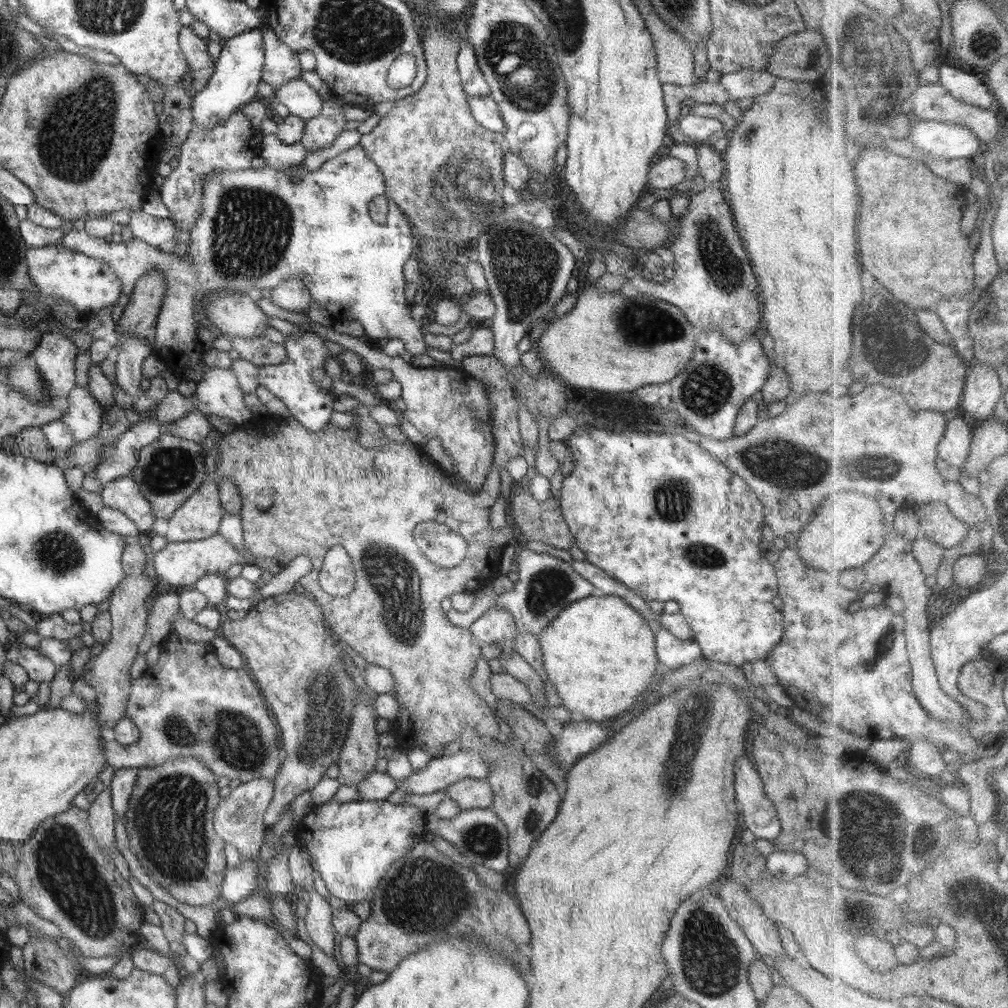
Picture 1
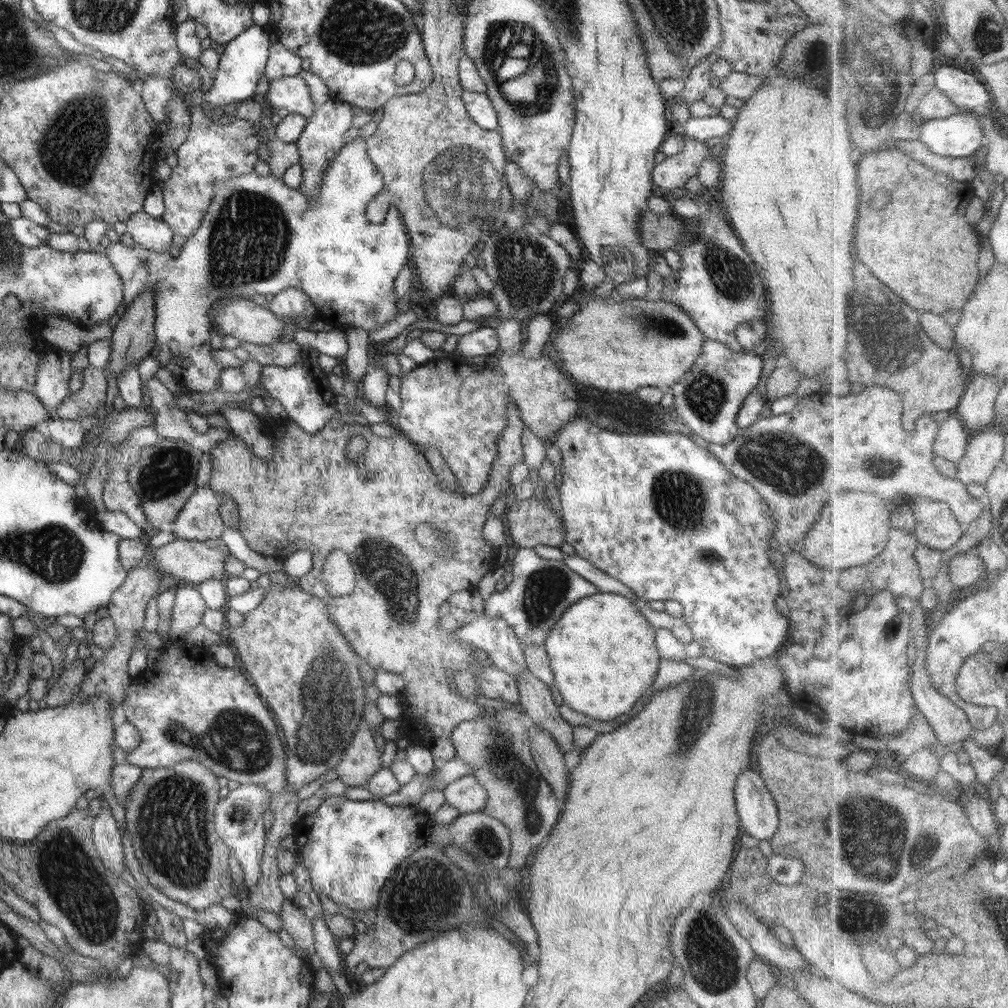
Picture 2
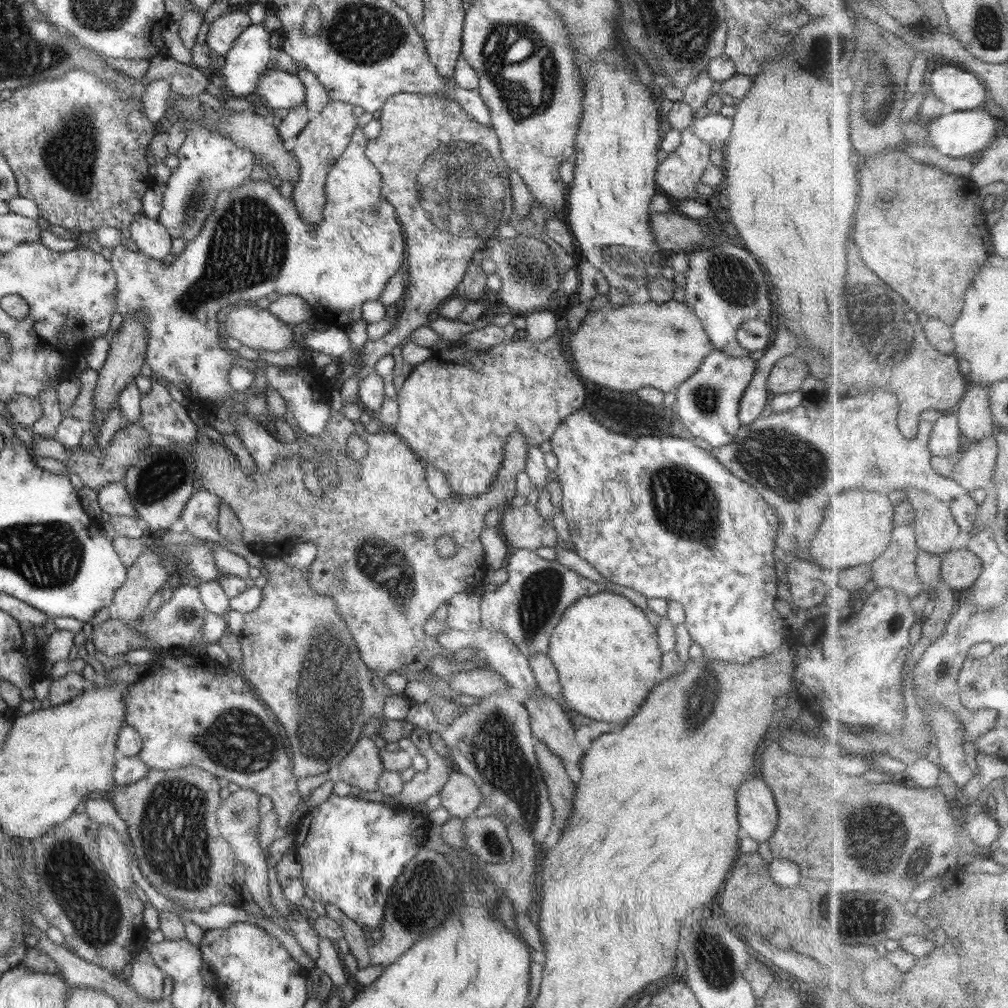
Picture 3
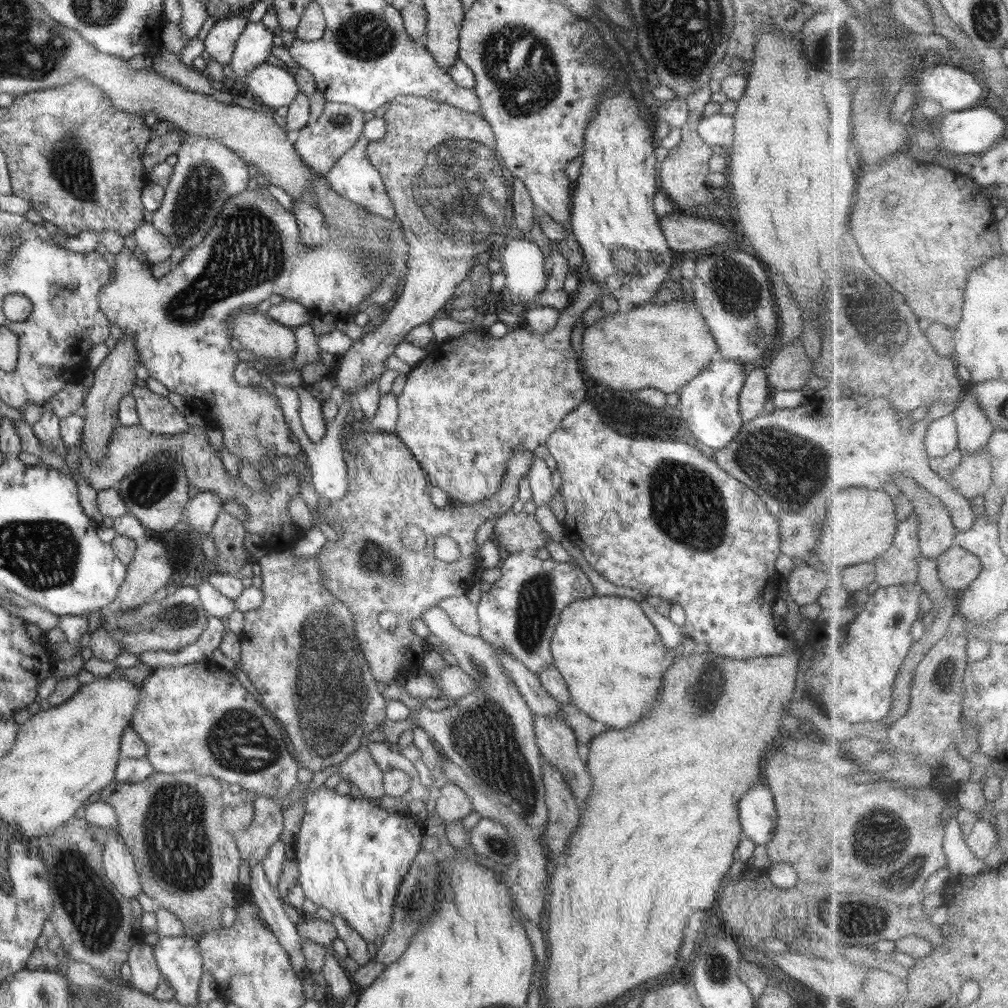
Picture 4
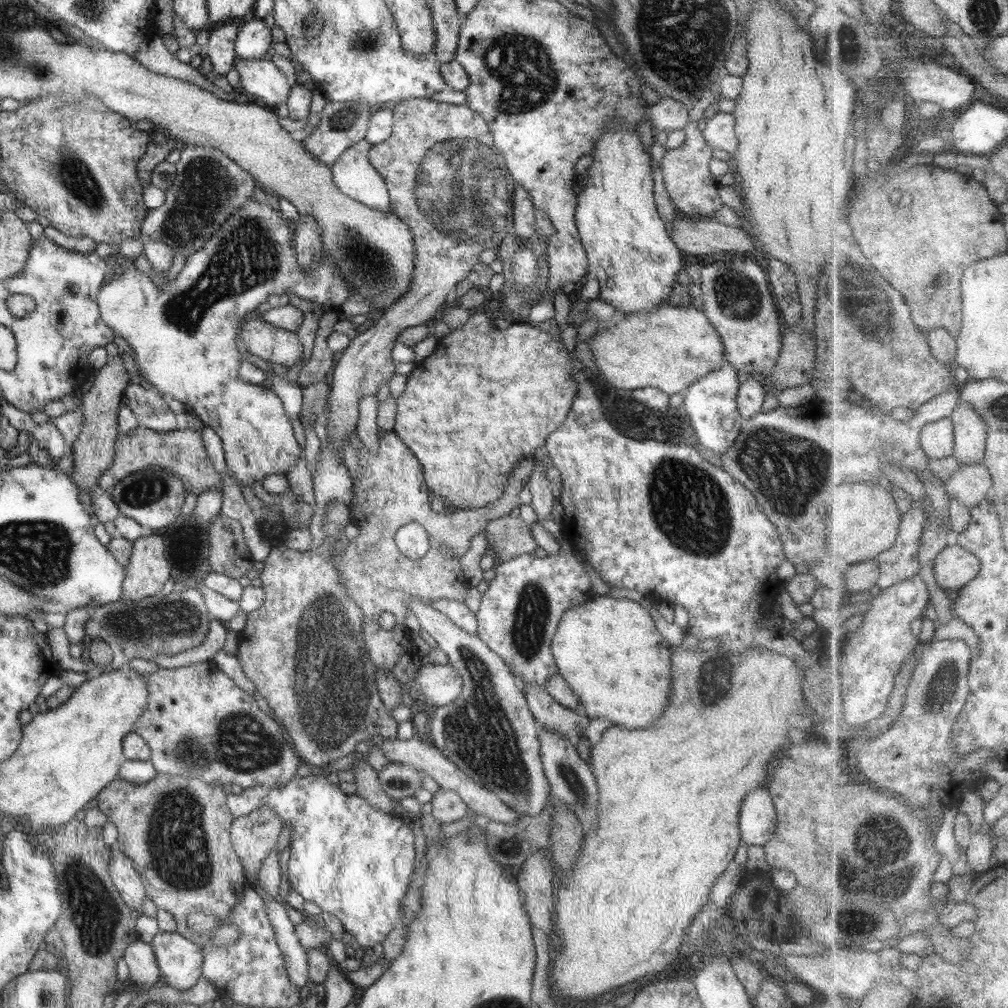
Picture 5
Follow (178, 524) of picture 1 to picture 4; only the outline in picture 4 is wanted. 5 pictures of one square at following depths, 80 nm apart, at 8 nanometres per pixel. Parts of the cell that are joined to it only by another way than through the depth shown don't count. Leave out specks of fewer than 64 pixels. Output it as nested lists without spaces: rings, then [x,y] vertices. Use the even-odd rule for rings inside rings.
[[[199,492],[189,501],[186,521],[196,532],[208,537],[212,534],[213,524],[222,510],[223,500],[213,492]]]

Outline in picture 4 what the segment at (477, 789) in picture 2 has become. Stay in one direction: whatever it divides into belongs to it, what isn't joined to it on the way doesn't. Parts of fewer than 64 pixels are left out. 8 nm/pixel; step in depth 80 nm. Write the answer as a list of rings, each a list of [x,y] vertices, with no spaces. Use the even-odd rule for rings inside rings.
[[[446,784],[437,791],[436,815],[443,822],[460,821],[472,811],[472,801],[468,795],[455,784]]]

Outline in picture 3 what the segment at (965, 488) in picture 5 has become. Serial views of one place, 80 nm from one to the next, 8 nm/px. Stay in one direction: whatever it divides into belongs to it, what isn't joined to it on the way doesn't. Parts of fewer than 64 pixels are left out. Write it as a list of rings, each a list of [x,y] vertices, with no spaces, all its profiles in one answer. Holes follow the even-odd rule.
[[[990,436],[986,440],[967,445],[964,455],[956,467],[953,478],[970,492],[975,490],[993,490],[996,485],[995,474],[997,473],[998,459],[1001,455],[1001,447],[995,436]]]

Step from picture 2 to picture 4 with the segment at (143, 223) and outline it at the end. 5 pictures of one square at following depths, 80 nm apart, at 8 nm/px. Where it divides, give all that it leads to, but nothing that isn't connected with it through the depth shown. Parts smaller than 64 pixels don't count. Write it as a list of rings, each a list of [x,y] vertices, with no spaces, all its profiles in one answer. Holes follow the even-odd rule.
[[[145,221],[134,233],[136,245],[144,254],[150,266],[160,264],[171,258],[173,246],[163,234],[160,234],[150,222]]]

